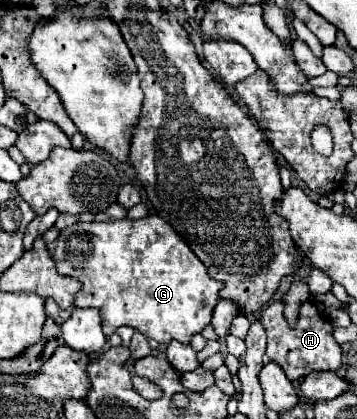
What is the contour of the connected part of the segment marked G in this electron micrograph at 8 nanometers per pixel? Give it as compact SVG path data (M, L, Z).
M149 214L141 220L77 222L59 232L59 238L51 246L51 258L57 262L61 274L73 276L83 284L75 296L75 306L97 308L107 336L111 336L119 326L133 326L159 344L169 344L173 338L189 344L191 336L211 322L211 312L219 298L217 294L223 288L223 282L209 276L207 266L193 254L193 250L189 250L185 240L169 226L169 222L157 214Z

